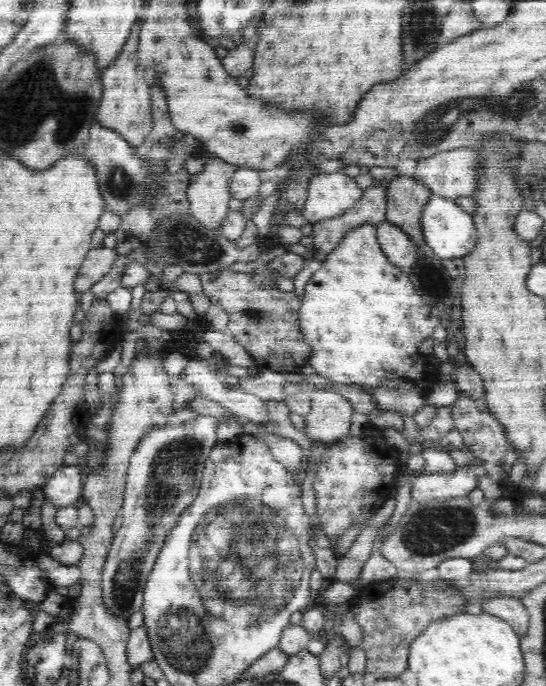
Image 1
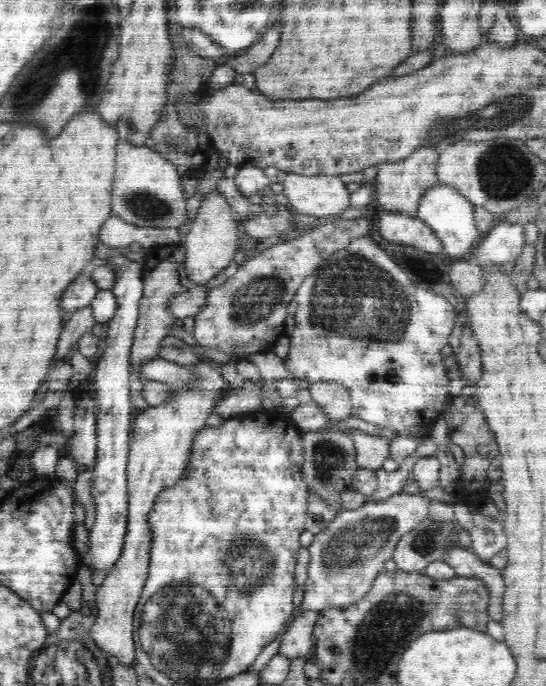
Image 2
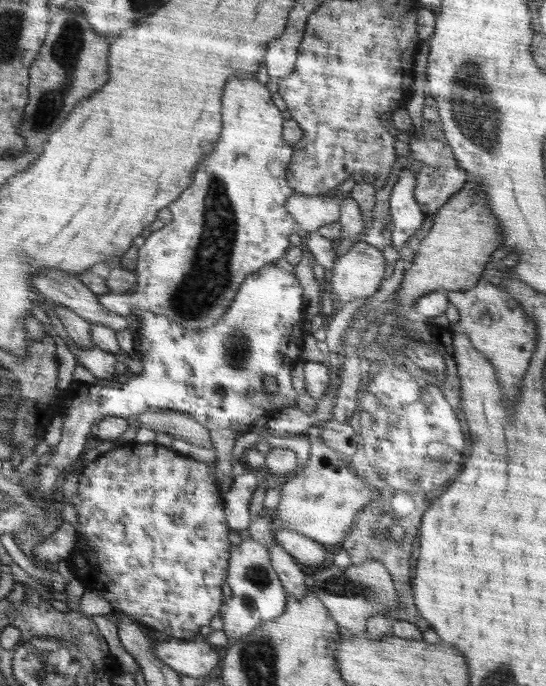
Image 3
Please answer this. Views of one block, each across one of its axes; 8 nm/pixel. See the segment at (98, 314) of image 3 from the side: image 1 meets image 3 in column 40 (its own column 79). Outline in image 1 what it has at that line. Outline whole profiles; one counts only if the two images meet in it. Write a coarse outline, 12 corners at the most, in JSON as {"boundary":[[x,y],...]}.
{"boundary":[[92,248],[74,282],[78,294],[100,282],[120,253]]}

